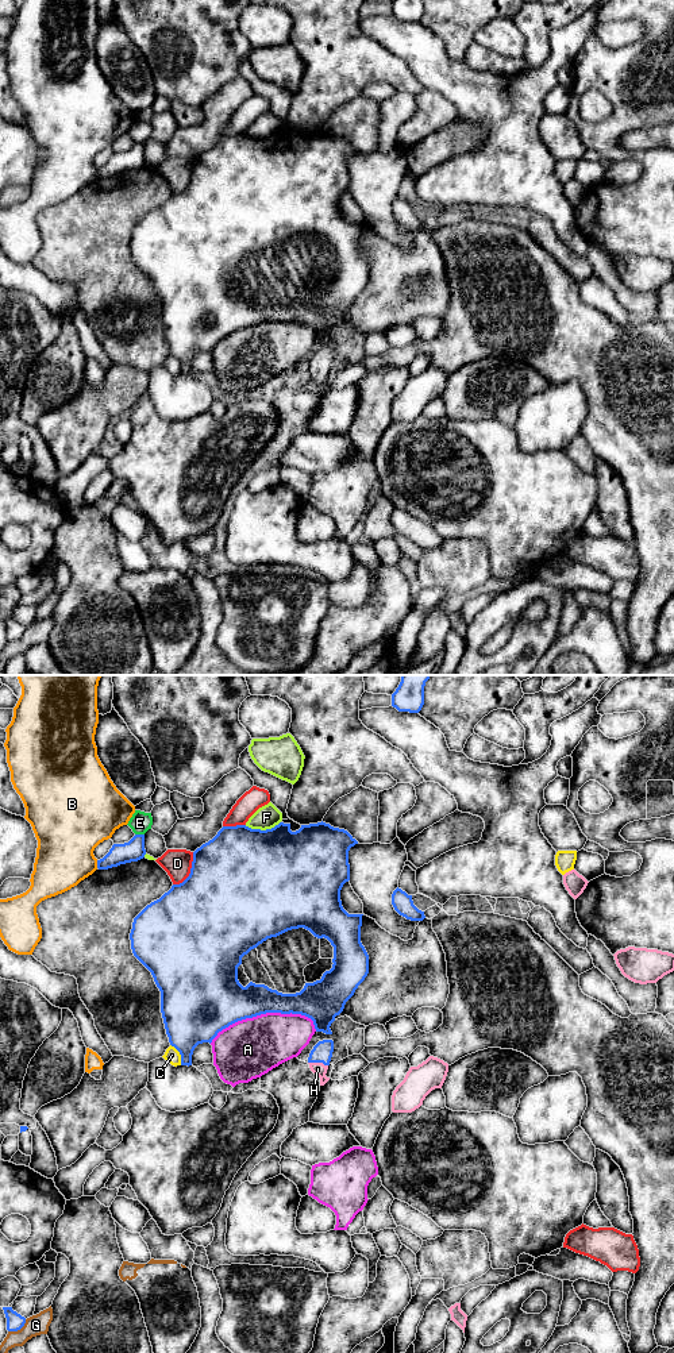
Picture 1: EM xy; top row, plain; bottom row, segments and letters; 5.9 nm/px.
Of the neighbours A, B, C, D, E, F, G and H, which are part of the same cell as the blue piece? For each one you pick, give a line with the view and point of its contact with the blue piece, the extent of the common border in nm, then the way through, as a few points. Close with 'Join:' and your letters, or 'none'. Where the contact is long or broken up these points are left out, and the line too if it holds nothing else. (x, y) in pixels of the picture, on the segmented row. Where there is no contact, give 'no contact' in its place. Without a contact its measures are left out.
H: xy (318, 1062) | 120 nm | across xy (322, 1052), (318, 1062), (318, 1068)
Join: H

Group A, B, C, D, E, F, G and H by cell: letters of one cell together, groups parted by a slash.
A / B / C / D / E / F / G / H

